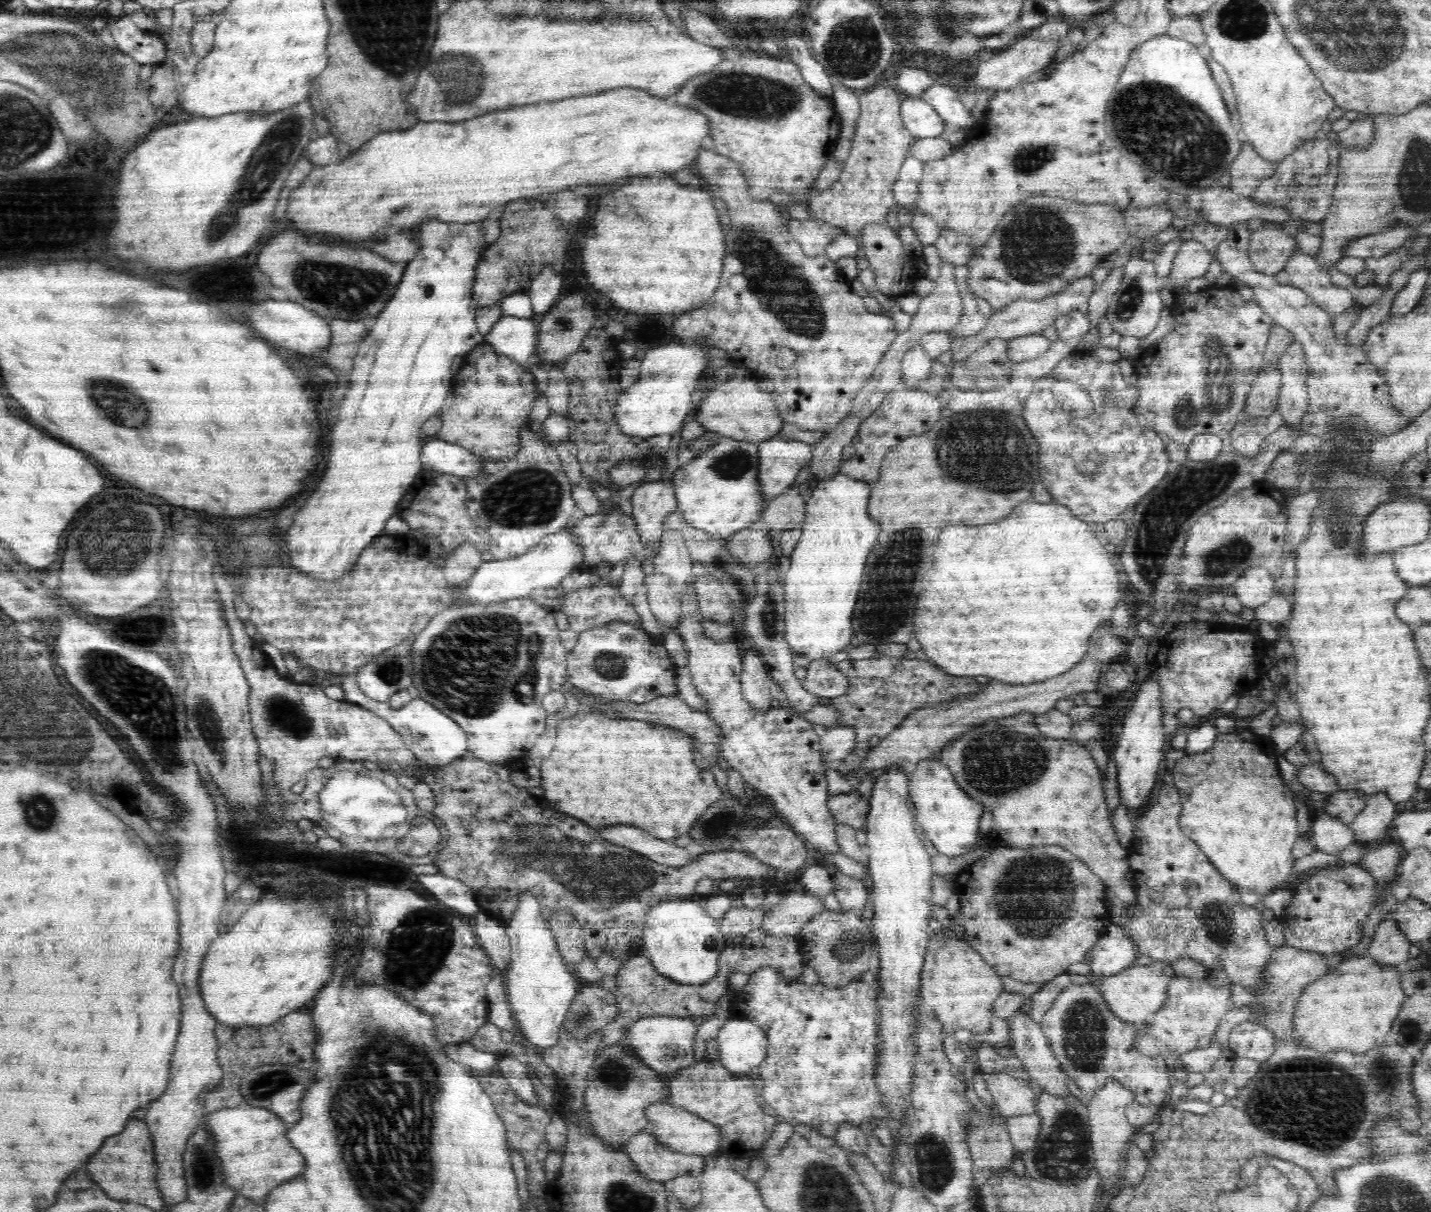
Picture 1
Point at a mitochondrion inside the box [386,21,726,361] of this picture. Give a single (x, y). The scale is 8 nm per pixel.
(460, 78)

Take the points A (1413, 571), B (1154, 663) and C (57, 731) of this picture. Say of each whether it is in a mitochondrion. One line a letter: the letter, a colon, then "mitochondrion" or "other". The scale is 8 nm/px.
A: other
B: other
C: mitochondrion

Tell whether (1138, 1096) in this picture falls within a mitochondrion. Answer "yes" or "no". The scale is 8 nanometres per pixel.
no

